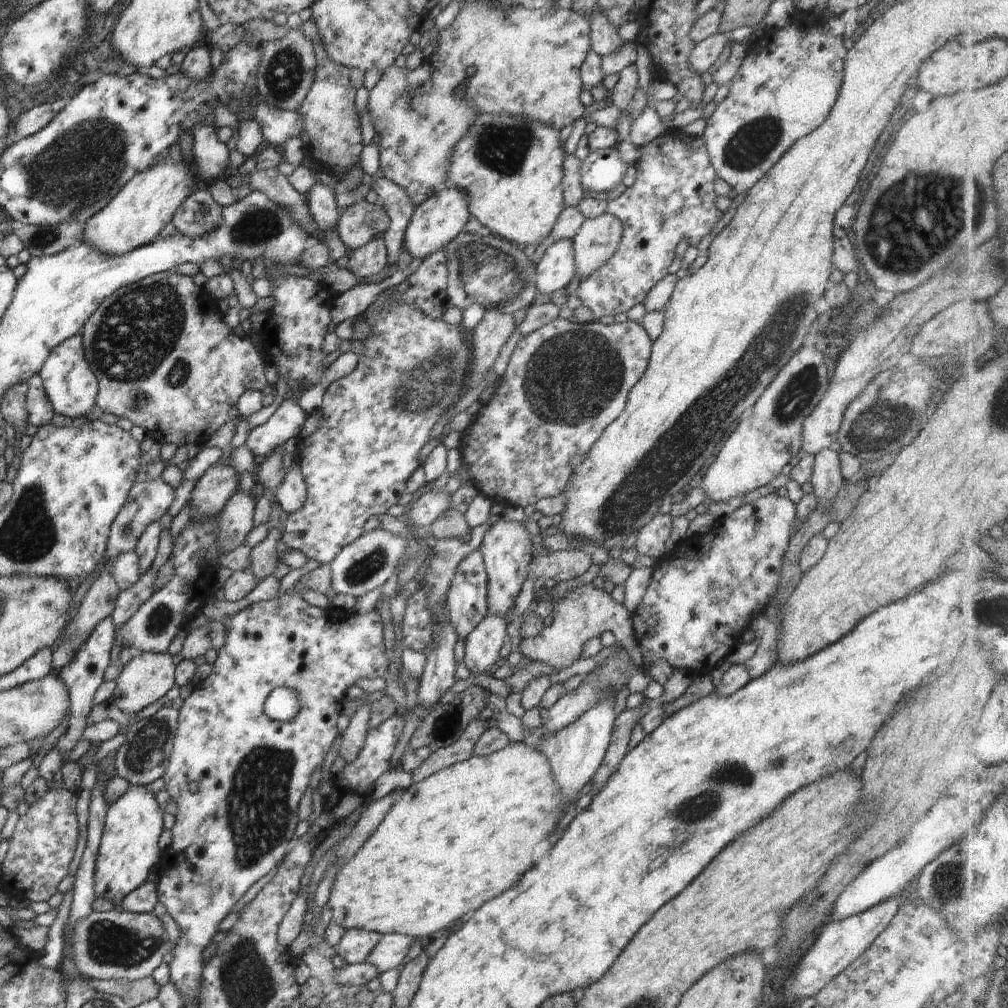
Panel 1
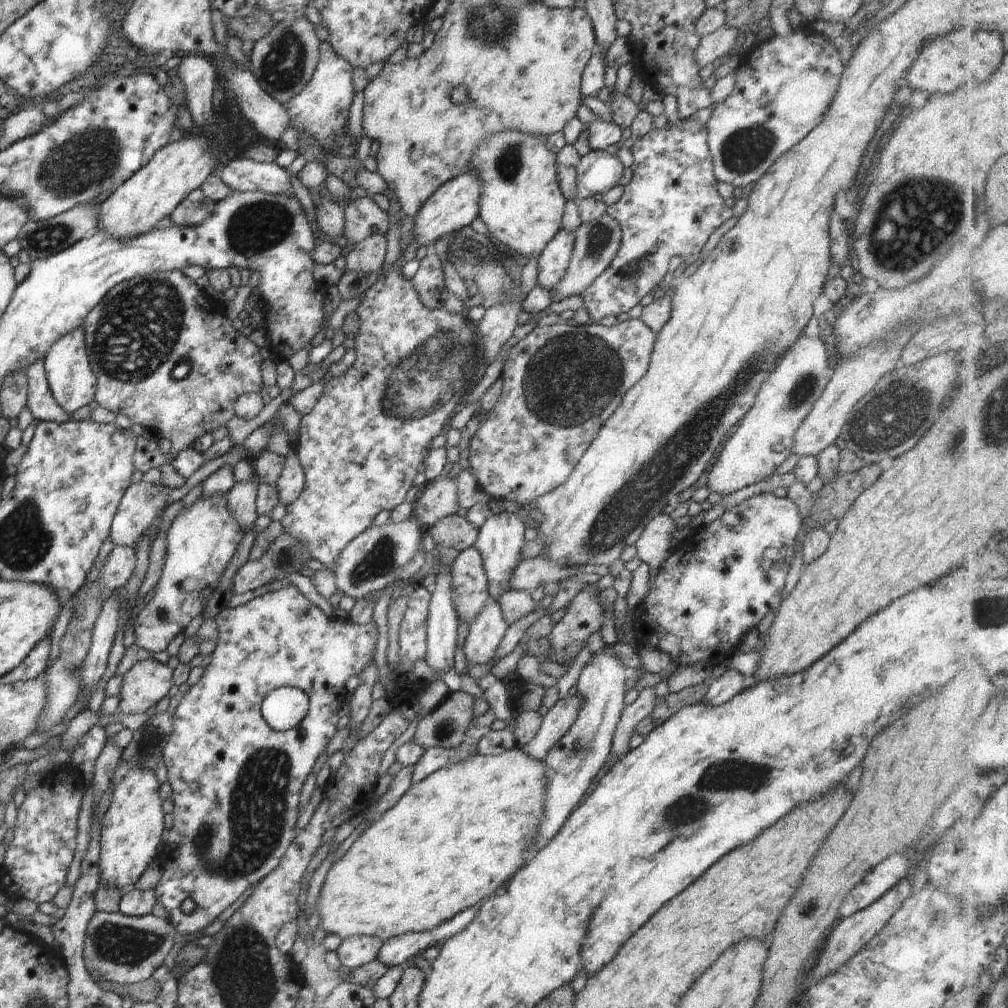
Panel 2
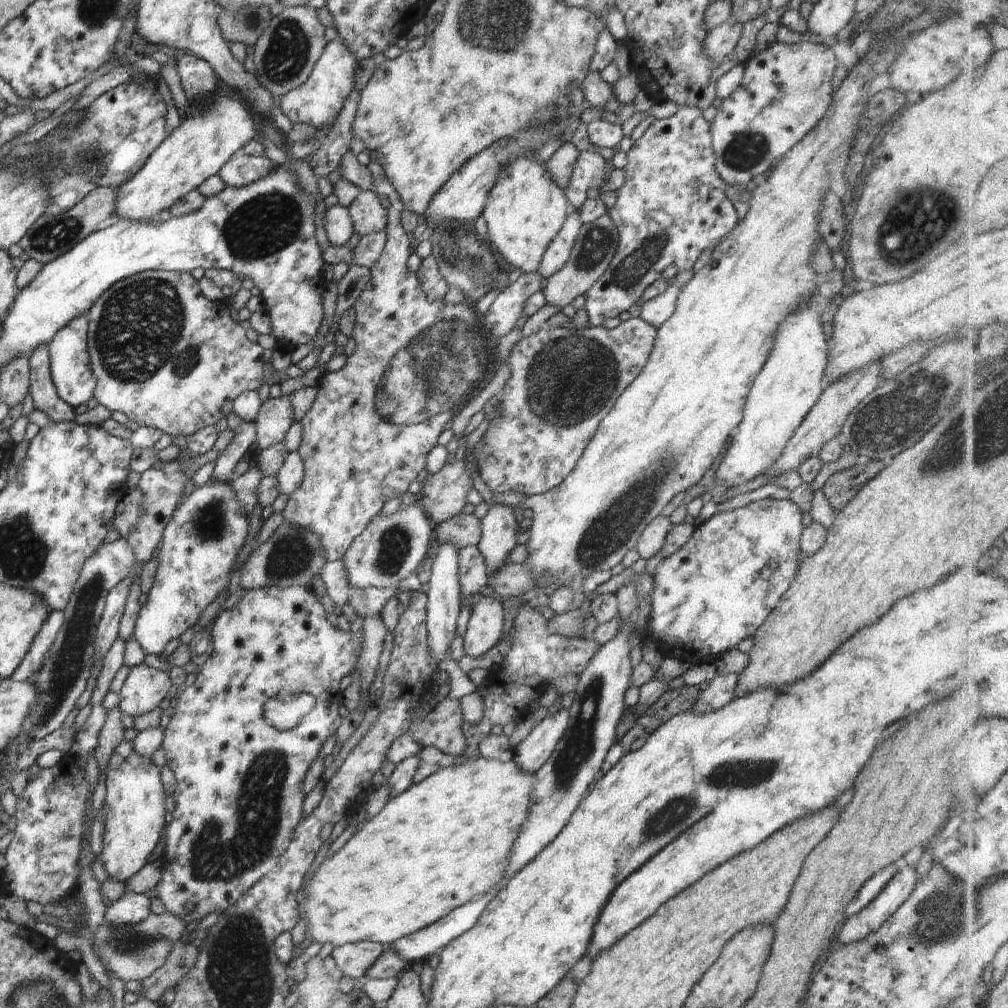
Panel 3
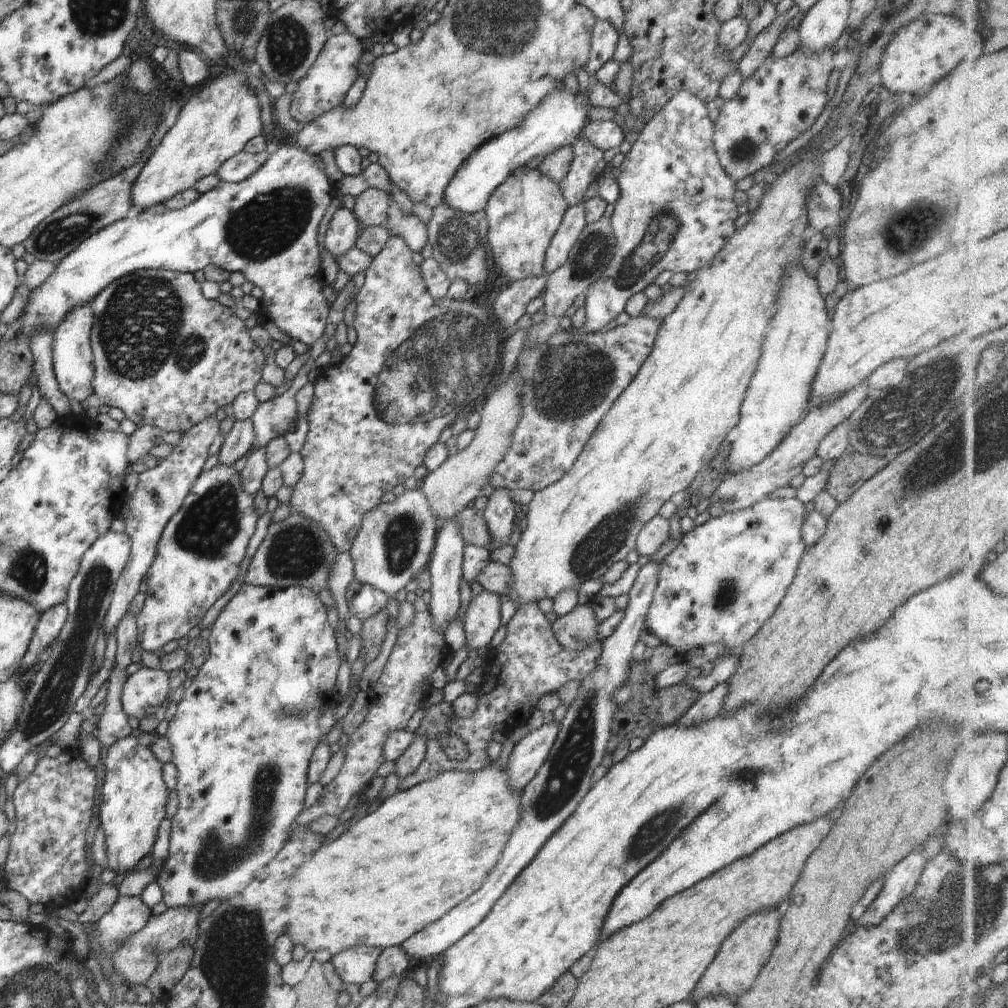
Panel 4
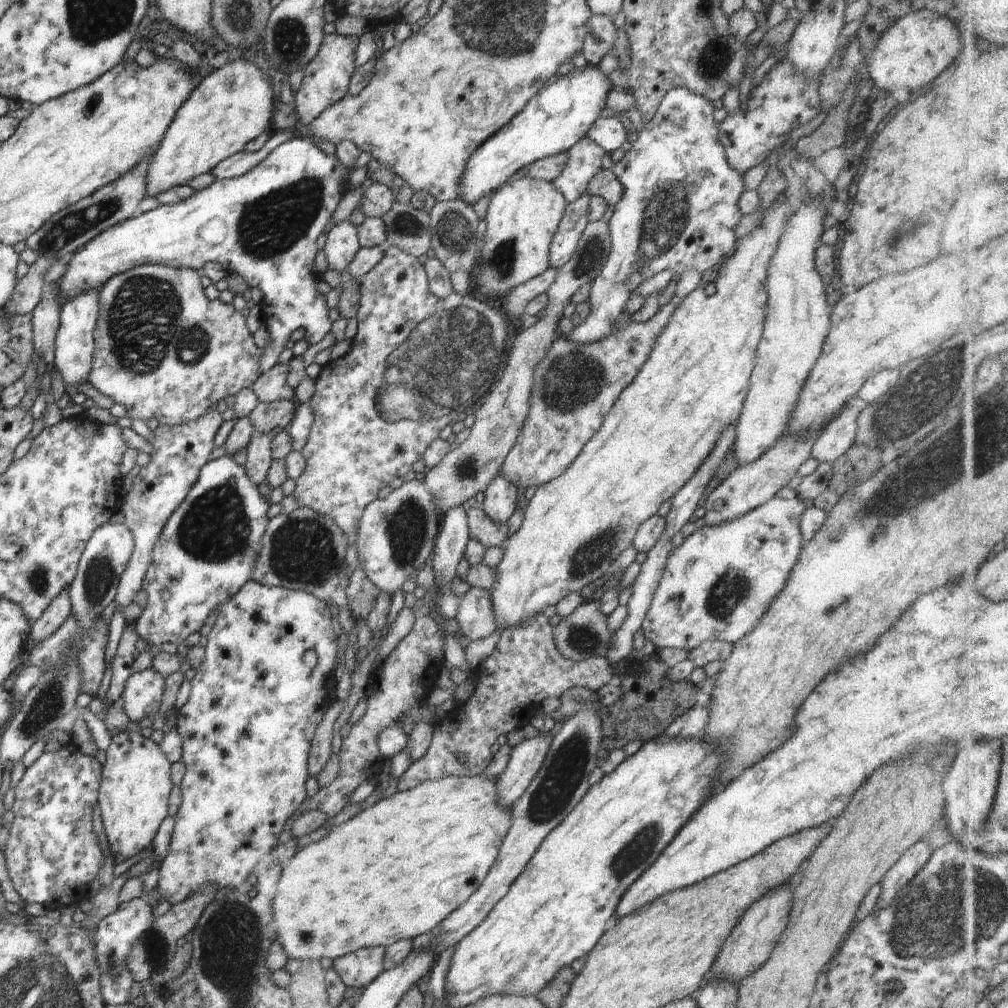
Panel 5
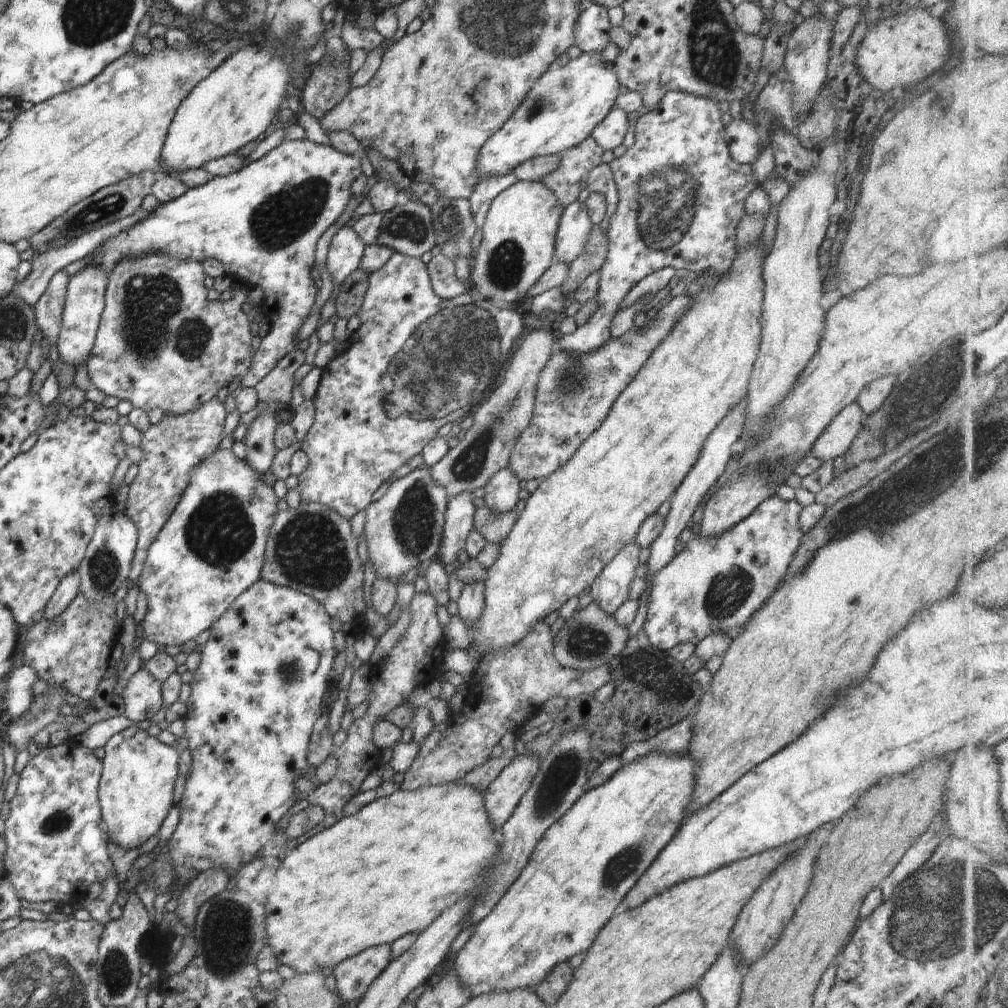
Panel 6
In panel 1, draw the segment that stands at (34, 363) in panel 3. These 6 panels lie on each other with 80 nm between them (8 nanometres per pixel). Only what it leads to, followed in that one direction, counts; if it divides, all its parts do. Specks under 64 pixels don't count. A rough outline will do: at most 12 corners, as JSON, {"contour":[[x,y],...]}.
{"contour":[[39,373],[27,380],[27,422],[50,425],[55,412]]}

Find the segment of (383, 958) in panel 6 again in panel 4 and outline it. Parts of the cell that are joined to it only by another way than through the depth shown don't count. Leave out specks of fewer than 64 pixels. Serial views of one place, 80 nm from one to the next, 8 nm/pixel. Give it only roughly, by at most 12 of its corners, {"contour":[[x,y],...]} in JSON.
{"contour":[[359,946],[331,955],[344,983],[373,978],[380,947]]}

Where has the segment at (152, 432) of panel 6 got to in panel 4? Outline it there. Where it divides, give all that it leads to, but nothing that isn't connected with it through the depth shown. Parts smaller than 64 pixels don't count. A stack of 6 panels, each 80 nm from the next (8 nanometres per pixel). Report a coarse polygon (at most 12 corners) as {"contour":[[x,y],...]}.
{"contour":[[220,423],[183,432],[127,494],[128,564],[101,624],[129,611],[162,531],[191,493]]}

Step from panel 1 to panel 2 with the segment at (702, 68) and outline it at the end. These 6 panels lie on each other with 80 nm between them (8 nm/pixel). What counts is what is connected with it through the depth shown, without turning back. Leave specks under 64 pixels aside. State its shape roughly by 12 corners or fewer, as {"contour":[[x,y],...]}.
{"contour":[[724,25],[695,50],[701,68],[734,50],[738,30]]}

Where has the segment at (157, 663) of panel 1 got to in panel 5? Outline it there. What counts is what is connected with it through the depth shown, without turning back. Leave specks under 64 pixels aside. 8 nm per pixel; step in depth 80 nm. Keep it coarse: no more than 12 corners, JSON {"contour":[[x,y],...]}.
{"contour":[[131,674],[122,693],[130,722],[160,714],[165,678]]}

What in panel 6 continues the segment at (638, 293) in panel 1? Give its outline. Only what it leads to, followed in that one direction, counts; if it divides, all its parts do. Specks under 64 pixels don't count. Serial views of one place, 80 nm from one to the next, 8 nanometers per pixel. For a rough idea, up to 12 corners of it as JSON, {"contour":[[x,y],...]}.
{"contour":[[668,91],[608,165],[598,306],[556,346],[604,346],[627,292],[729,273],[756,187],[713,100]]}

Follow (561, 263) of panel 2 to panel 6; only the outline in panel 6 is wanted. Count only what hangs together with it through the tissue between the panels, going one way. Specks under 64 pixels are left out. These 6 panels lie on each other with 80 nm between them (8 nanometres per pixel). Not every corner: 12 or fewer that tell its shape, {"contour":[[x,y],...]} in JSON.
{"contour":[[584,203],[564,208],[555,258],[569,265],[584,248],[591,223]]}

